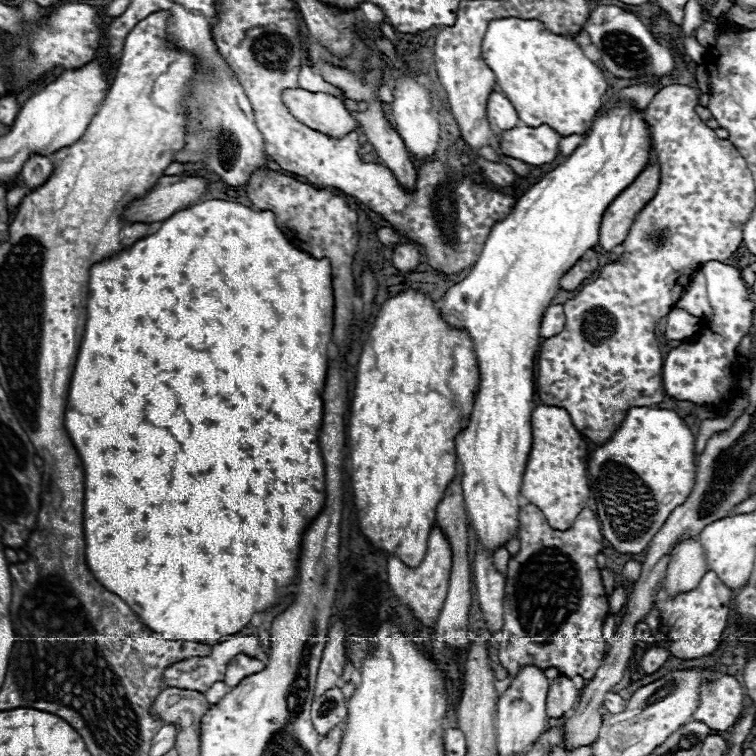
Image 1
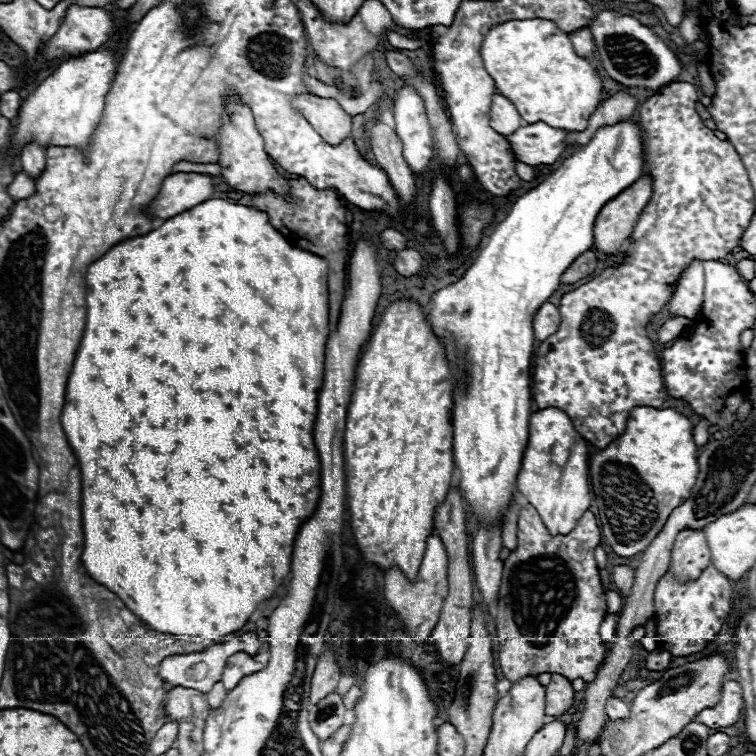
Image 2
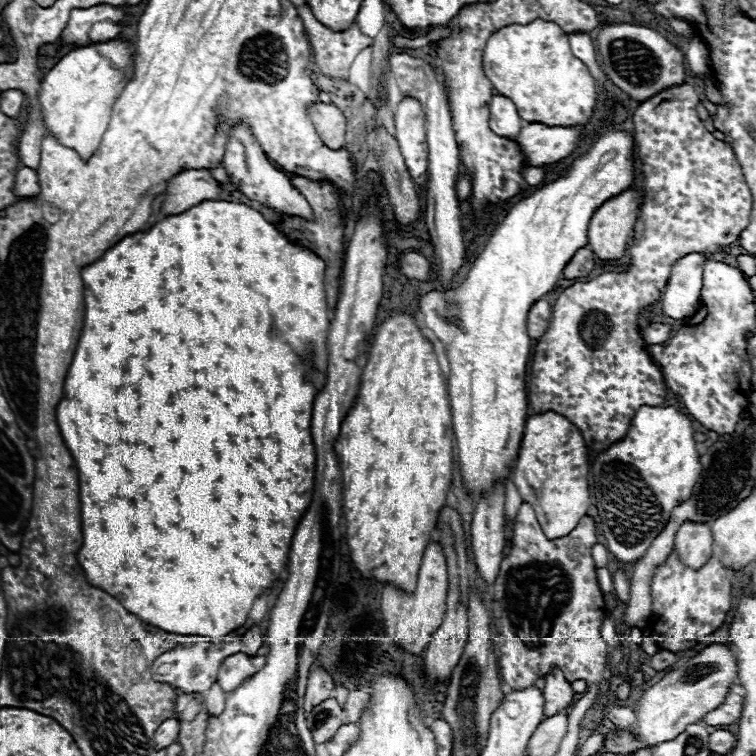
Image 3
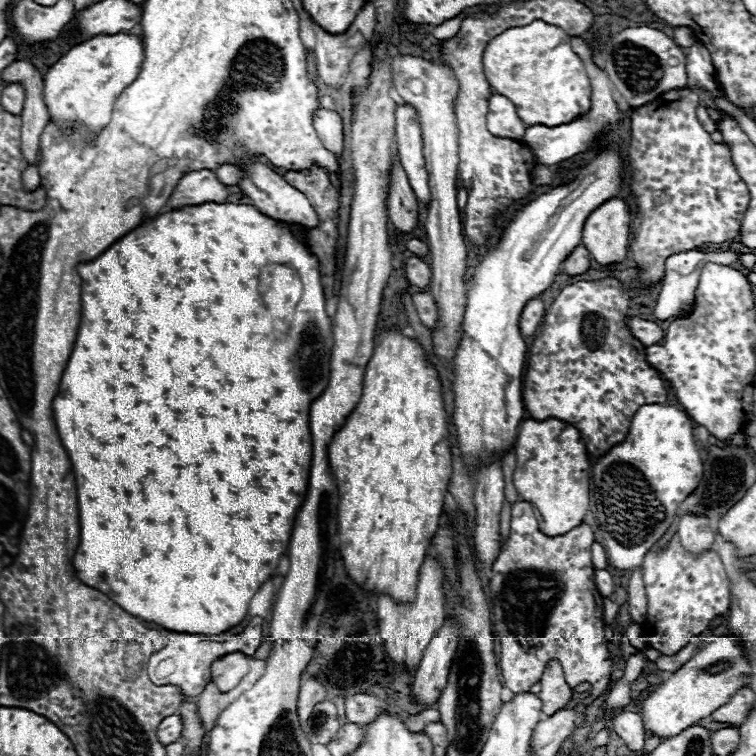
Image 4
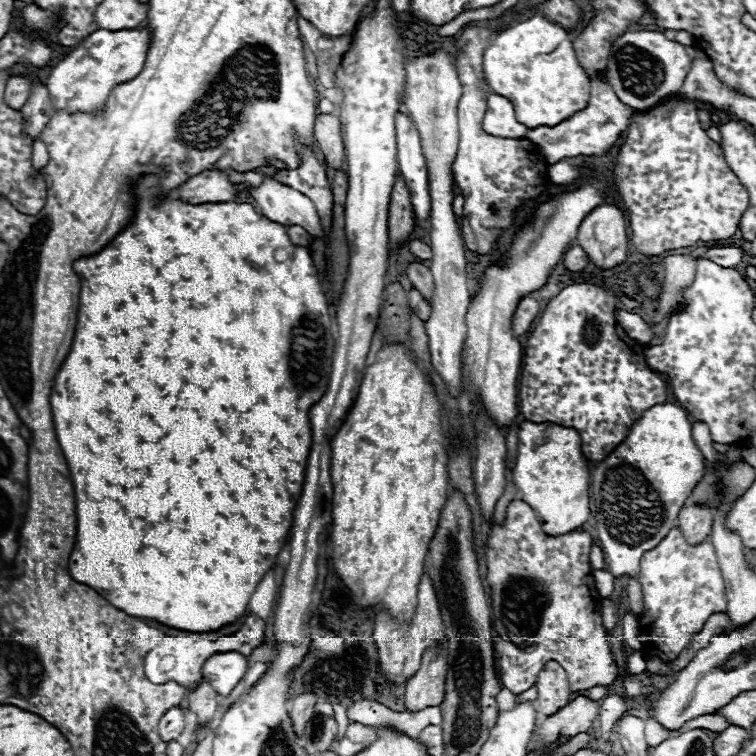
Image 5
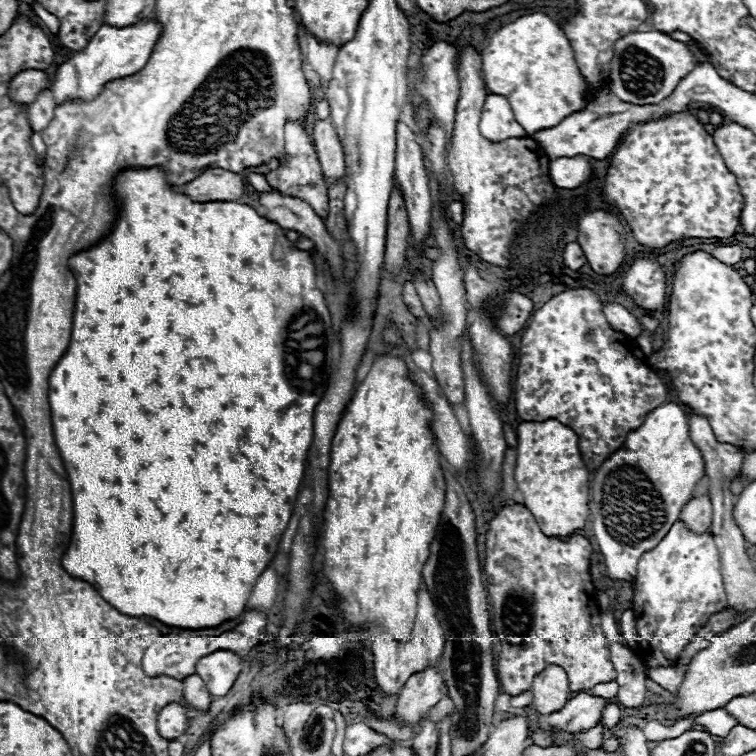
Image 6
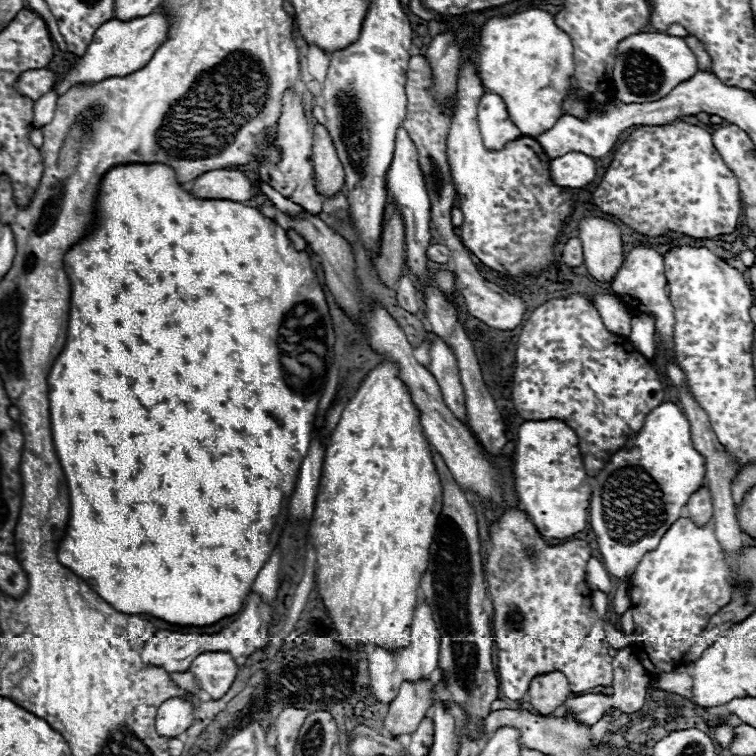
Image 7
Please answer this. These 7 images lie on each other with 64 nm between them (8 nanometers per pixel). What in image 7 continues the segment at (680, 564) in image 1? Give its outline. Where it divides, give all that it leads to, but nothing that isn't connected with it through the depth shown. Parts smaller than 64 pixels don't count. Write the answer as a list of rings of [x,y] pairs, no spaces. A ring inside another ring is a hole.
[[[706,486],[692,494],[692,500],[684,506],[684,516],[692,518],[696,524],[706,524],[712,518],[712,496]]]

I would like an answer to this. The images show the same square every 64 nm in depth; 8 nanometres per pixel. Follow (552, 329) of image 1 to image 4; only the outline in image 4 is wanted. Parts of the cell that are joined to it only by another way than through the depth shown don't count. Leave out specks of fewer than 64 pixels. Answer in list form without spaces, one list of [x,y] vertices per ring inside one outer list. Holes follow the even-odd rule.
[[[538,298],[528,300],[524,310],[522,310],[522,314],[520,314],[520,324],[518,324],[520,326],[520,334],[522,336],[536,334],[542,318],[544,318],[544,304]]]

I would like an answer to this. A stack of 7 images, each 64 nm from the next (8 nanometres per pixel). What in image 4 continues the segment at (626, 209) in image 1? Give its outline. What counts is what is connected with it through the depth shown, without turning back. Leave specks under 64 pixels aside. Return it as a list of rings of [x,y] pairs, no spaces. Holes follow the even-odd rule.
[[[612,198],[598,206],[584,222],[580,244],[588,248],[590,256],[606,266],[622,262],[628,252],[630,236],[630,208],[624,200]]]

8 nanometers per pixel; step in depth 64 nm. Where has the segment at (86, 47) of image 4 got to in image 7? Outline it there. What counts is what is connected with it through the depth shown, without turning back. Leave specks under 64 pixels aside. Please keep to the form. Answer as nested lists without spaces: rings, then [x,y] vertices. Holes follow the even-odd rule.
[[[164,10],[152,12],[148,16],[132,18],[132,20],[112,18],[112,20],[104,22],[96,30],[96,36],[94,36],[92,44],[88,46],[86,54],[82,58],[78,58],[78,62],[66,72],[64,80],[54,90],[58,94],[64,94],[72,84],[100,82],[100,80],[106,80],[112,76],[126,76],[126,74],[140,70],[154,56],[154,52],[160,48],[160,44],[166,40],[168,28],[170,28],[170,20]]]

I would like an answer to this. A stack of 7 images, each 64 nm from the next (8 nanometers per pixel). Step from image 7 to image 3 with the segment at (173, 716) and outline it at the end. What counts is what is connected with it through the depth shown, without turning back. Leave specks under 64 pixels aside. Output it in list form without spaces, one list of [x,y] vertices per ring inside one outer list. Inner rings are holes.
[[[168,718],[168,720],[164,720],[164,722],[160,724],[160,728],[156,730],[154,742],[156,742],[158,748],[166,748],[166,746],[170,746],[172,742],[176,742],[178,734],[180,734],[180,722],[178,722],[178,718]]]

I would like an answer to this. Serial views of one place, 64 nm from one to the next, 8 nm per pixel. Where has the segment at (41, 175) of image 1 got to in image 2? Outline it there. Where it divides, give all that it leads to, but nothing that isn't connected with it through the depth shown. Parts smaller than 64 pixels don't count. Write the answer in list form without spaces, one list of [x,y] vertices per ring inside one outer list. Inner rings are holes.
[[[30,142],[22,148],[20,154],[20,162],[22,162],[22,170],[26,170],[32,178],[38,178],[44,170],[44,150],[38,142]]]

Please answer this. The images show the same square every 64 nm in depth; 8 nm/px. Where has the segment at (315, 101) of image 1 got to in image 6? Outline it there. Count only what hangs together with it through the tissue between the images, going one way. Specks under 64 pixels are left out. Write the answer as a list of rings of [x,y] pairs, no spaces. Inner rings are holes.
[[[316,120],[312,126],[312,138],[324,178],[330,182],[344,180],[344,154],[332,122]]]

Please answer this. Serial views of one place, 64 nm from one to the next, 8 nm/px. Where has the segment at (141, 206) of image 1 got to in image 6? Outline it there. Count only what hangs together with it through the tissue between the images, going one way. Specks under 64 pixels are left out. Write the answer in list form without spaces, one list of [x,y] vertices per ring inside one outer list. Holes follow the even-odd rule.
[[[212,168],[194,178],[184,186],[184,194],[194,202],[212,202],[212,200],[240,200],[246,192],[246,180],[222,168]]]

